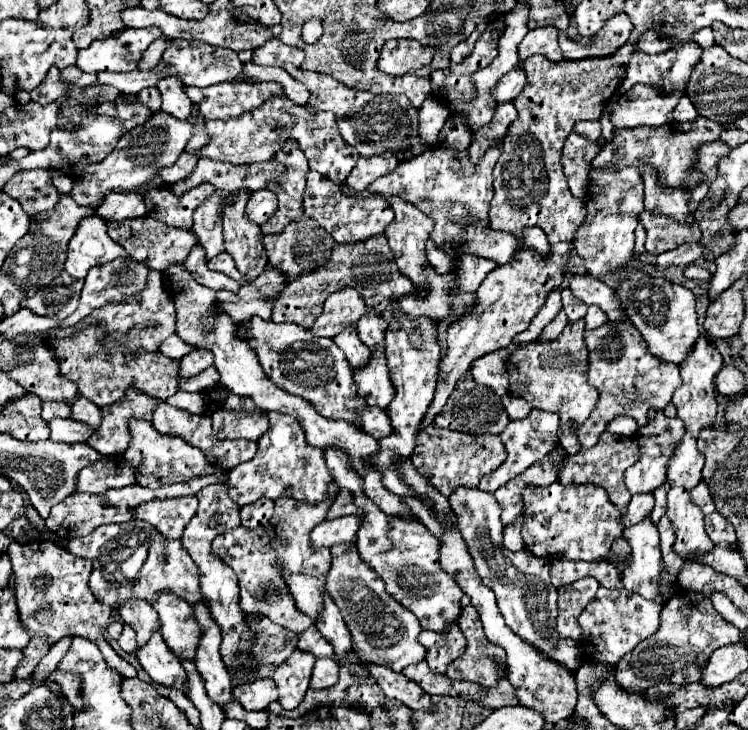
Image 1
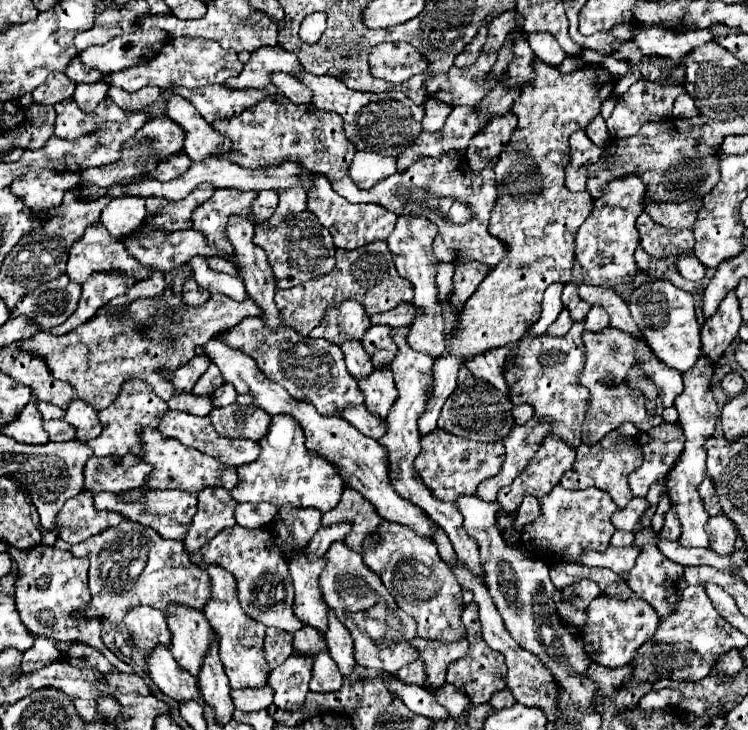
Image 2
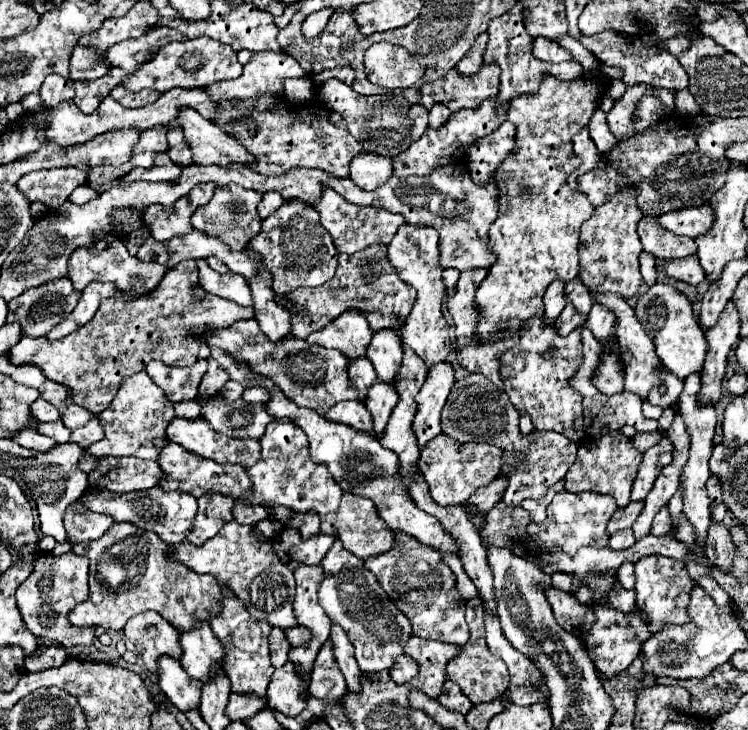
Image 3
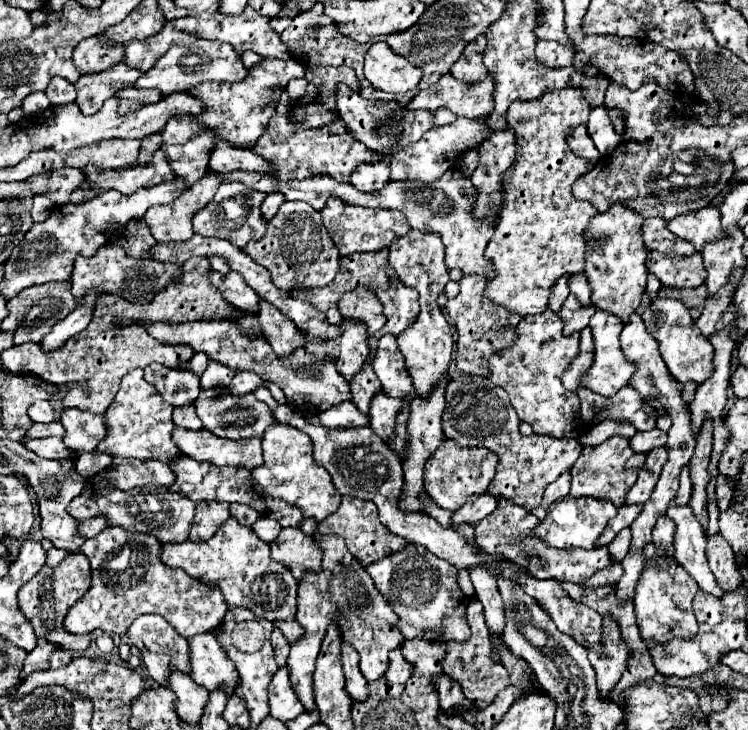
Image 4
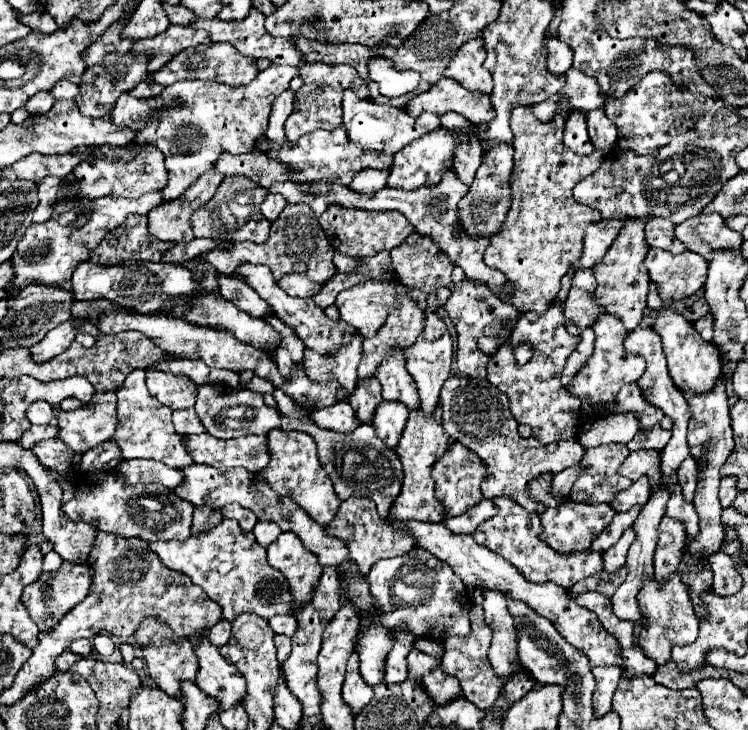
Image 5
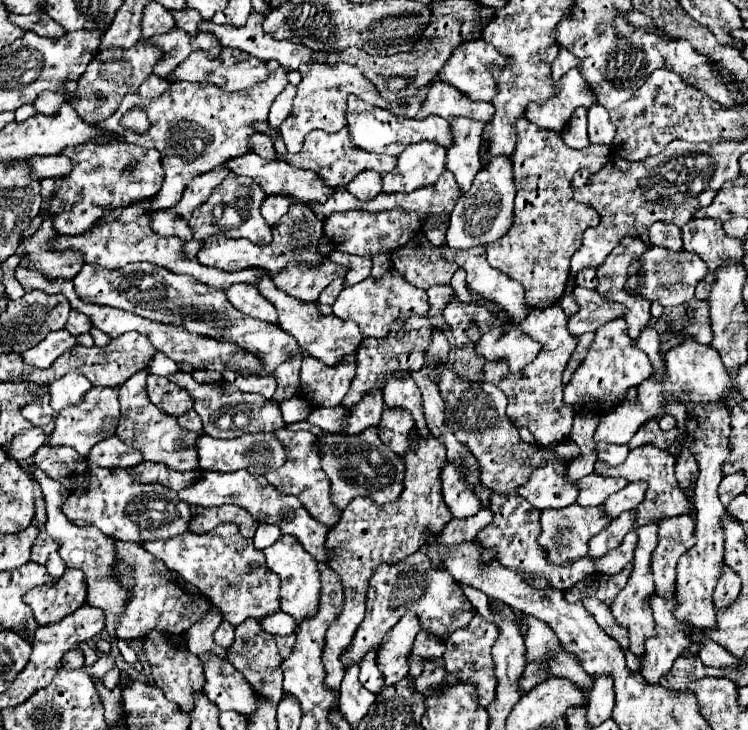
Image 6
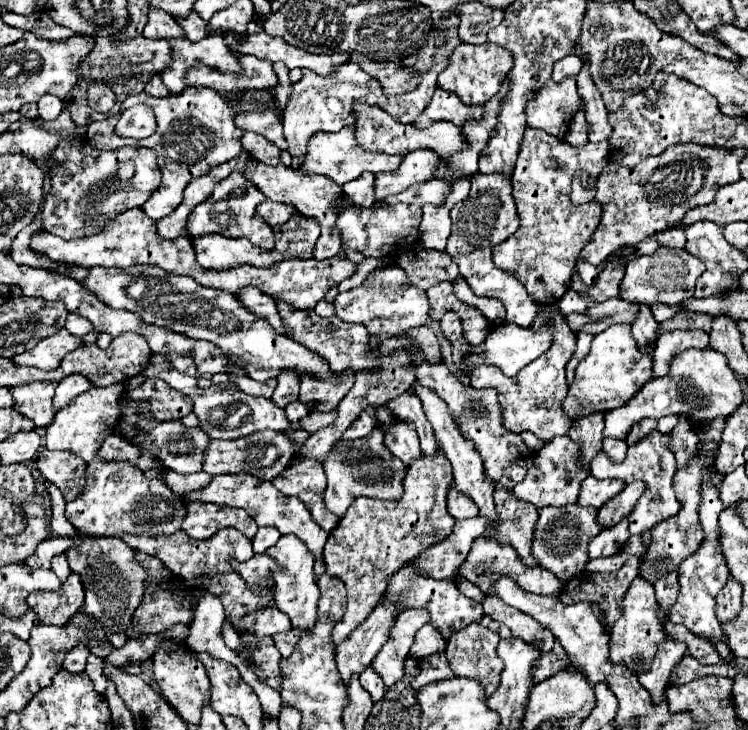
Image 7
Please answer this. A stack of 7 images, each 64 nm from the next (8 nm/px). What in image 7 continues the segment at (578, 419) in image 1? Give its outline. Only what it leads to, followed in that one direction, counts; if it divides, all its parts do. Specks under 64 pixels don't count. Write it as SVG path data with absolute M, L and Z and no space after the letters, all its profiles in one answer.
M540 310L530 324L532 332L550 332L552 334L552 344L550 348L536 358L532 364L522 368L516 376L508 378L500 368L480 364L472 370L470 374L470 384L474 388L484 388L484 386L494 386L500 392L500 404L504 408L504 426L510 428L512 432L524 432L530 430L536 434L544 444L550 442L554 436L566 436L572 420L566 414L562 402L568 392L566 384L566 374L564 368L570 360L570 356L576 350L576 334L570 330L568 322L564 316L560 316L558 310Z

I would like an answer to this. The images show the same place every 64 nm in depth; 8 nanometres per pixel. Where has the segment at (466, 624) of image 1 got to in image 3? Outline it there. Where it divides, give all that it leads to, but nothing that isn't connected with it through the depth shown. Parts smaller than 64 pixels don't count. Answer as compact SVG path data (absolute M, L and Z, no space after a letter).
M478 598L466 602L466 622L470 626L470 640L464 644L462 654L456 660L448 662L446 678L456 682L460 686L460 690L470 698L472 704L492 702L496 696L506 692L506 688L508 688L508 670L506 670L506 664L500 658L496 658L488 650L488 646L484 644L484 620L482 620L482 608L480 608Z

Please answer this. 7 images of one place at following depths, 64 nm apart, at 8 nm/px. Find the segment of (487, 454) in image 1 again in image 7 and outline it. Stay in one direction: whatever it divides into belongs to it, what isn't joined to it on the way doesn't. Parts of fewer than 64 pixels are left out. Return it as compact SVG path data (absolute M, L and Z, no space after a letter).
M452 484L448 490L448 512L456 518L456 520L464 520L464 518L472 518L478 514L478 508L474 504L474 500L470 496L464 496L462 492L456 490L456 486Z

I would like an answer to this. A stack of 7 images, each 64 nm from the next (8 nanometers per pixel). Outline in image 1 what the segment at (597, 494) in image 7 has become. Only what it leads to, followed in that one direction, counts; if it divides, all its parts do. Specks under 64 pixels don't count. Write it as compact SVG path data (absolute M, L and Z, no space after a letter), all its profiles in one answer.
M614 436L614 440L604 440L600 438L590 450L580 450L572 456L566 456L564 462L560 464L560 476L558 480L562 484L594 484L602 486L608 492L610 502L624 512L628 502L630 502L630 492L624 484L624 470L632 466L640 456L638 444L634 436Z

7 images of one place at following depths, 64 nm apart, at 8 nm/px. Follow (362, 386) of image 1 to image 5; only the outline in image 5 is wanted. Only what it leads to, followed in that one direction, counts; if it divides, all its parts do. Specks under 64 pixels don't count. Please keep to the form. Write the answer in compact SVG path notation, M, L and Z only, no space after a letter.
M382 400L376 406L372 426L374 426L376 434L380 436L380 440L388 448L396 448L396 444L398 444L398 440L402 436L406 420L408 420L408 408L404 404Z

